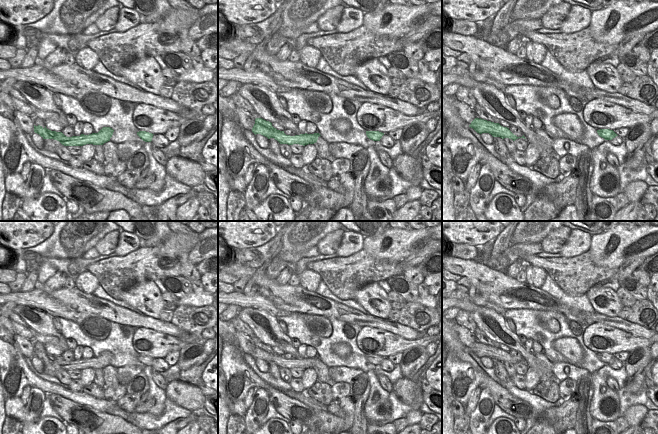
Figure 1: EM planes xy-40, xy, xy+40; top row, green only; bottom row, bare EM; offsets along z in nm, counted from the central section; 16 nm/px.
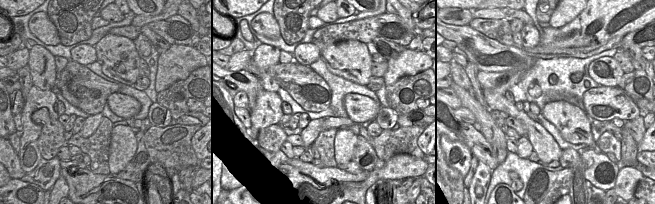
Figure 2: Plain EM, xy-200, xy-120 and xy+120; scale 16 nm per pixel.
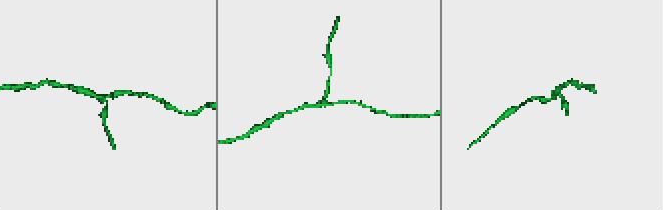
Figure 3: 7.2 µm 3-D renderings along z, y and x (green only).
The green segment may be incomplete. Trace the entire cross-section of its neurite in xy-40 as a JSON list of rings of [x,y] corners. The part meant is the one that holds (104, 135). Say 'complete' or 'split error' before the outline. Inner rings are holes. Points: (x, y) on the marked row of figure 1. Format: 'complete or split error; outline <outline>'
complete; outline [[[34,125],[34,132],[39,134],[43,139],[54,139],[64,146],[83,146],[86,144],[103,145],[110,141],[114,130],[110,127],[103,127],[98,133],[67,137],[62,132],[47,129],[46,126],[43,128],[40,125]]]

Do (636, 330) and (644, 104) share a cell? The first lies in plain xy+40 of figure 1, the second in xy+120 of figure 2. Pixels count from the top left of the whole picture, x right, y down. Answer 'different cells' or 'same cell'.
same cell

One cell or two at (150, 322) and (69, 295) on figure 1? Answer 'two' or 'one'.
one

